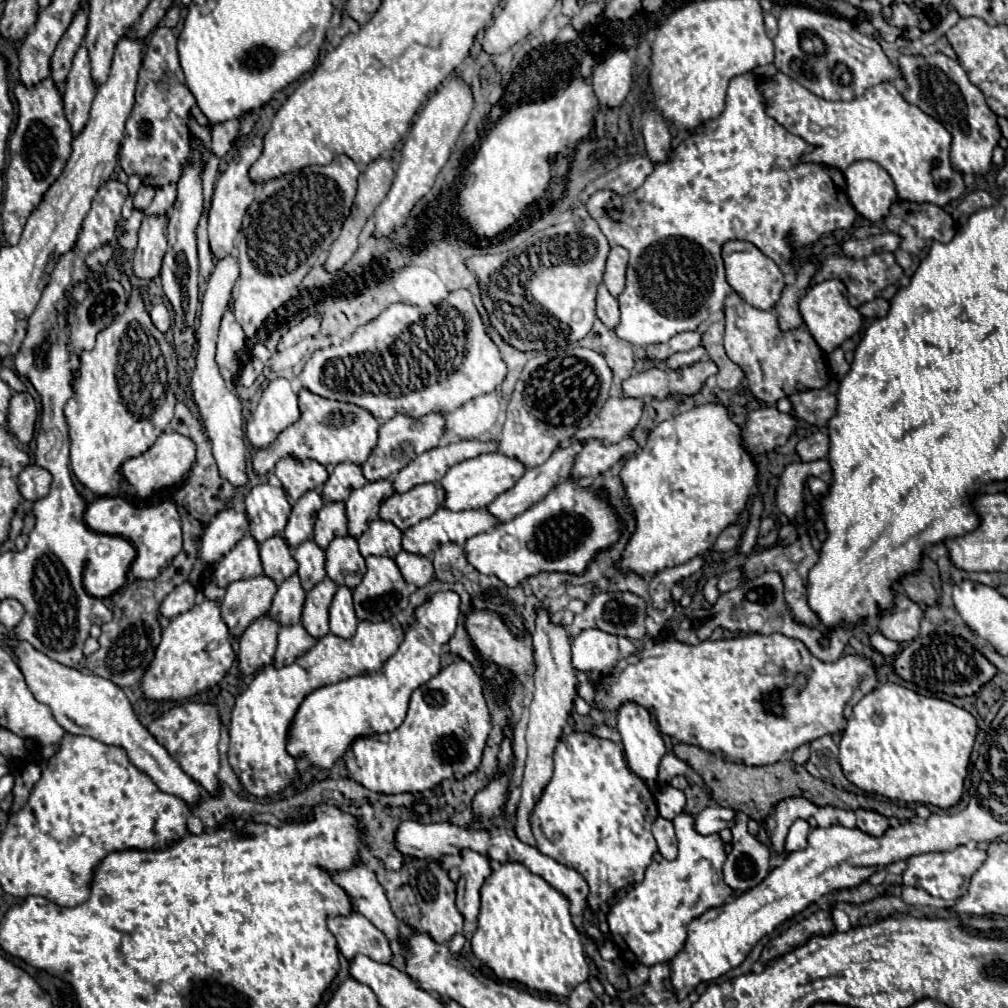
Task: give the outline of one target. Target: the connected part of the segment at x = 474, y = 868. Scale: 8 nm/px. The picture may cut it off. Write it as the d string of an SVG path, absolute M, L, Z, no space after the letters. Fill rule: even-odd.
M463 852L463 864L459 870L461 878L457 882L457 908L465 920L477 922L479 890L485 878L491 874L489 860L485 856L477 856L477 852Z

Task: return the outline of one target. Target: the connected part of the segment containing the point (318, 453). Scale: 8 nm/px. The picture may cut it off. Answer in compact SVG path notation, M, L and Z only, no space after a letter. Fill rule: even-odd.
M309 390L299 392L299 410L301 418L293 426L285 428L279 438L265 450L257 450L253 456L253 472L257 476L265 476L279 458L295 456L295 458L313 458L325 466L337 462L355 462L363 464L379 440L379 420L365 408L355 404L343 404L337 400L327 400Z

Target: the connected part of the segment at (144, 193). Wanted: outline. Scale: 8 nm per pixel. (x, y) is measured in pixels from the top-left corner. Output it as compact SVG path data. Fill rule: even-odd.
M141 186L141 188L139 188L139 192L137 192L137 194L135 194L135 198L133 198L135 208L145 210L145 208L151 204L153 194L155 194L155 188L151 188L151 186Z

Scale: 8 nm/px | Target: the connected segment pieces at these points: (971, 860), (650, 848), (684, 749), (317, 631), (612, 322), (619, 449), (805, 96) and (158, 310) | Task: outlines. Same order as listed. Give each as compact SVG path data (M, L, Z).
M959 846L951 852L927 852L927 854L919 854L919 856L911 856L907 858L907 870L903 872L903 886L911 886L911 888L923 888L927 890L931 896L939 896L943 900L957 900L961 896L967 894L967 884L971 880L971 876L977 872L977 868L987 860L987 852L973 848L969 850L967 846Z
M573 732L561 738L561 742L555 748L553 778L545 786L541 798L537 800L529 816L529 822L533 828L533 836L537 840L537 848L543 854L583 874L591 890L587 904L589 908L597 910L601 904L613 898L617 890L629 884L639 884L643 880L645 868L651 864L653 854L657 852L657 842L651 830L647 830L645 826L649 814L653 814L653 820L657 818L659 812L655 806L657 806L655 798L651 796L649 788L645 788L645 782L633 776L633 772L629 772L621 742L601 740L587 732Z
M677 744L673 748L673 752L685 760L697 774L703 776L703 782L713 790L713 798L719 806L723 808L731 808L735 812L741 812L745 816L753 816L753 820L757 820L759 824L763 824L769 816L771 810L785 798L795 798L795 796L803 796L809 802L813 802L815 806L833 806L833 808L843 808L843 810L857 810L857 808L875 808L877 812L885 814L887 818L897 818L897 820L911 820L915 816L915 812L911 808L905 806L897 806L897 804L887 804L887 802L875 802L875 800L865 800L865 798L857 798L851 792L839 790L835 786L825 784L819 778L813 778L803 766L787 760L787 762L775 762L775 764L767 764L767 766L745 766L745 764L735 764L735 762L727 762L723 758L717 758L715 754L711 754L711 770L709 770L709 752L697 746L689 746L689 744Z
M325 578L319 584L315 584L313 590L307 592L301 622L305 624L305 630L311 636L321 638L321 636L329 634L329 606L331 606L331 600L333 600L337 588L339 586L333 580Z
M603 284L597 290L597 318L611 330L619 326L619 304Z
M627 436L617 444L603 444L603 440L589 440L583 444L583 450L577 454L571 478L589 478L599 476L607 472L611 466L615 466L621 458L627 458L635 454L637 442Z
M783 72L761 80L759 90L763 94L765 112L791 134L813 146L809 154L801 156L801 162L845 170L857 160L873 160L889 172L899 198L911 202L945 206L965 190L963 176L951 170L949 164L951 134L915 104L909 104L891 82L881 82L849 102L823 100Z
M157 304L157 306L153 306L149 314L151 314L151 320L153 320L155 328L157 328L159 332L167 334L169 328L171 328L171 318L169 318L169 312L167 312L165 304Z

